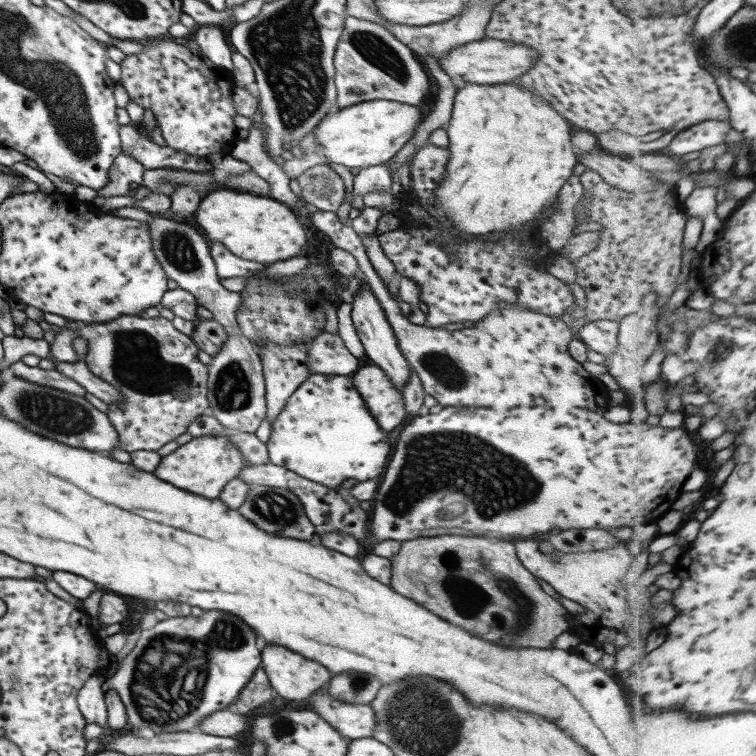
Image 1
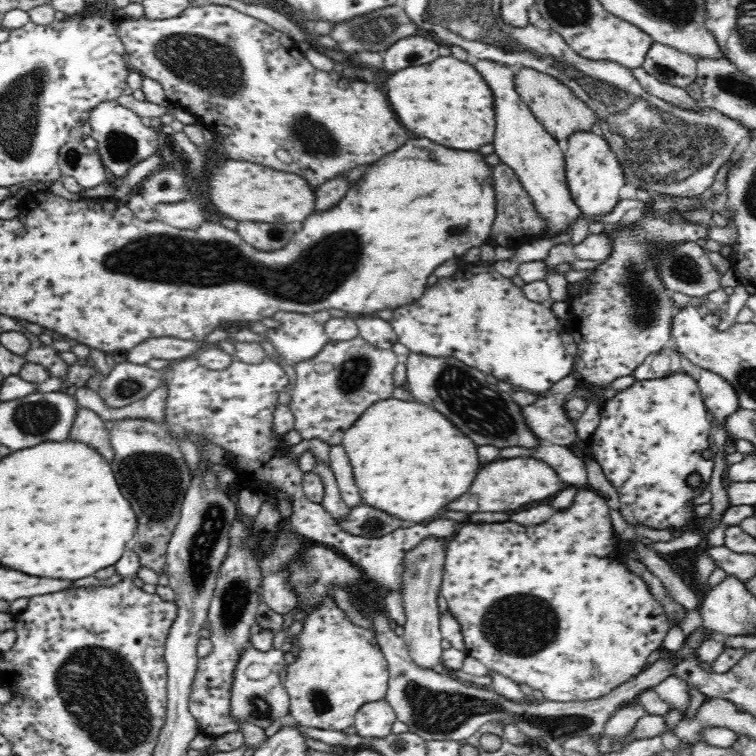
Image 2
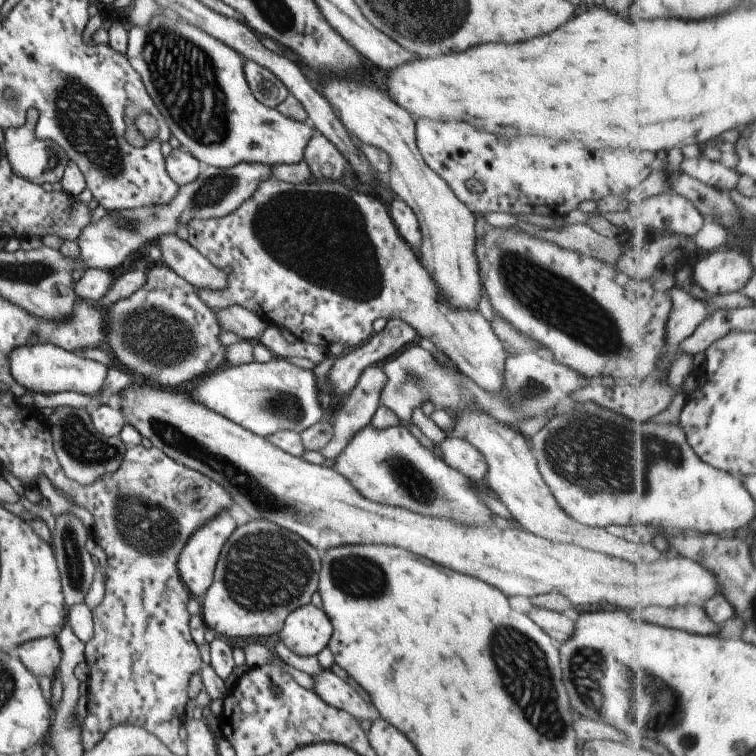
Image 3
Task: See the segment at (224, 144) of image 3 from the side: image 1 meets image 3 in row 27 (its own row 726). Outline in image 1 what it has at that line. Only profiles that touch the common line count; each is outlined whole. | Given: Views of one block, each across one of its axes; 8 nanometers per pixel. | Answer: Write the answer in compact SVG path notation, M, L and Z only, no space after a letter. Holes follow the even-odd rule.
M208 610L201 616L168 618L143 630L132 651L118 660L118 670L104 684L118 691L127 712L130 728L150 728L151 734L190 730L202 716L236 702L238 693L252 679L262 656L256 647L256 633L246 622L230 612Z

